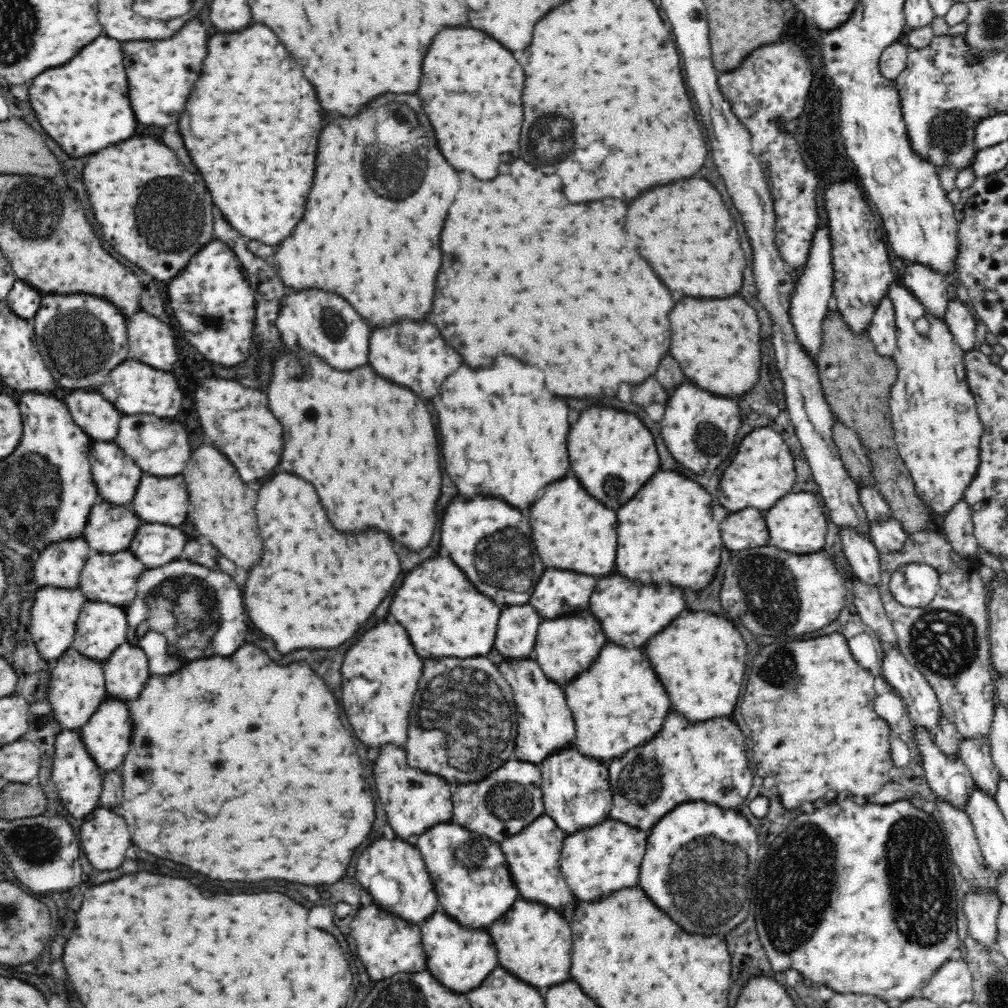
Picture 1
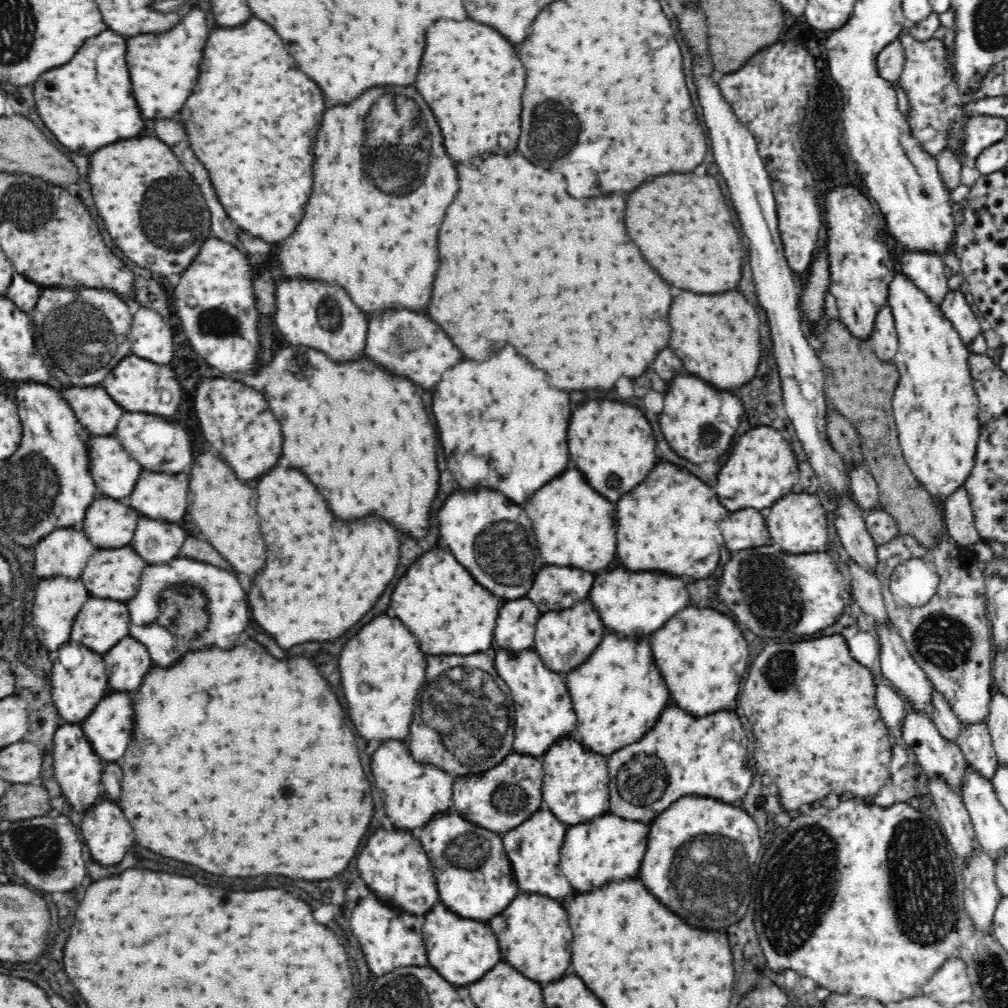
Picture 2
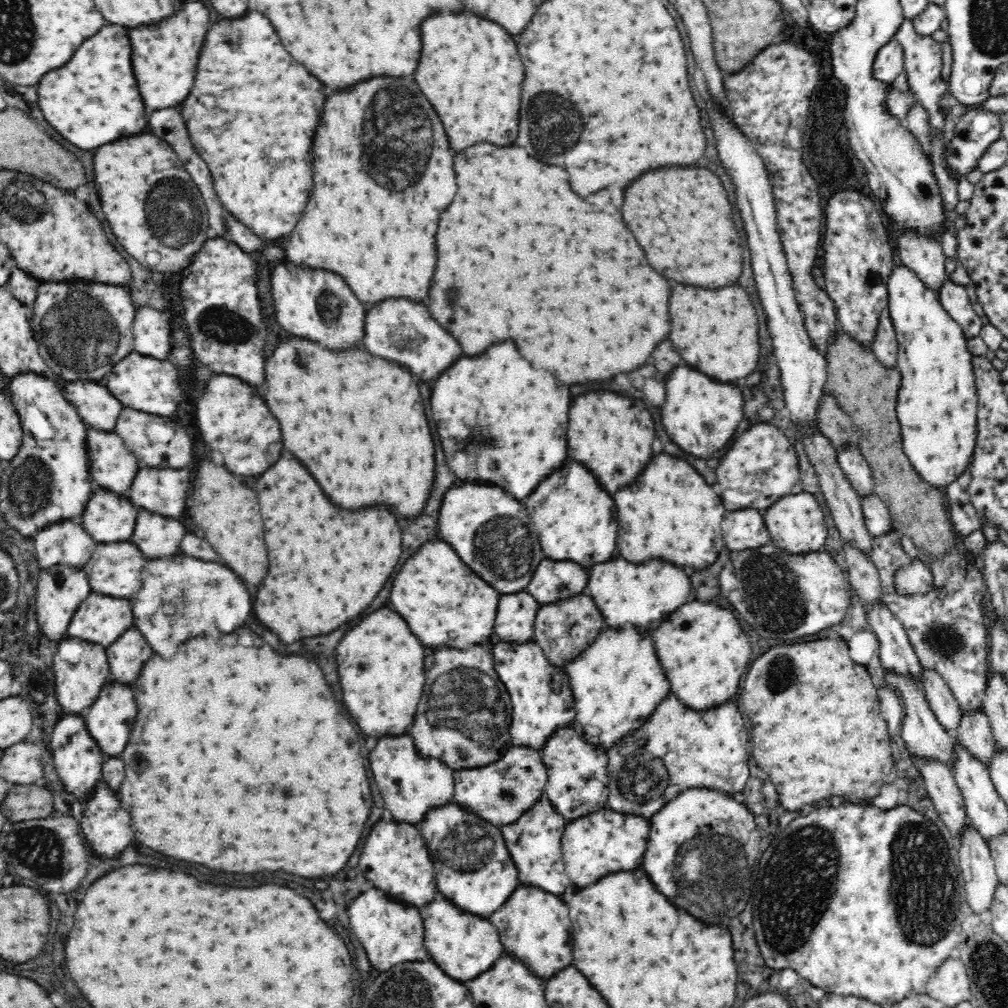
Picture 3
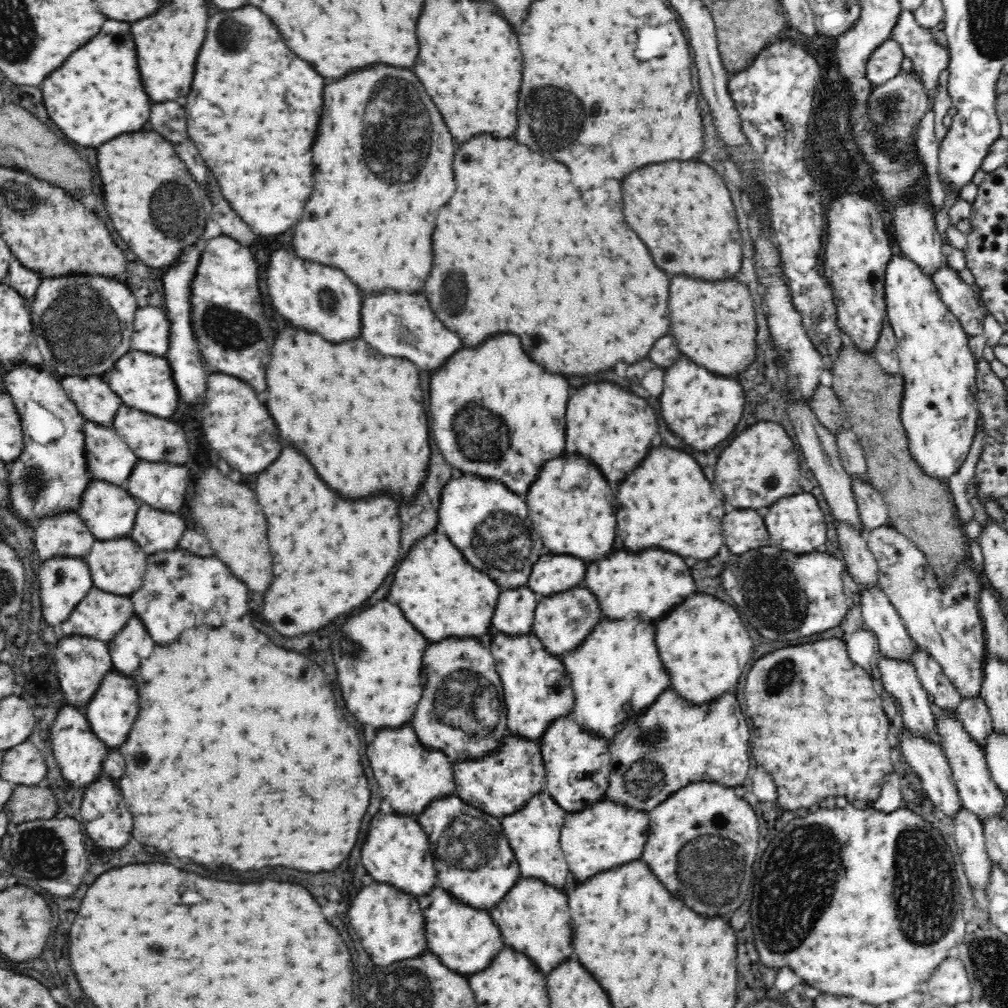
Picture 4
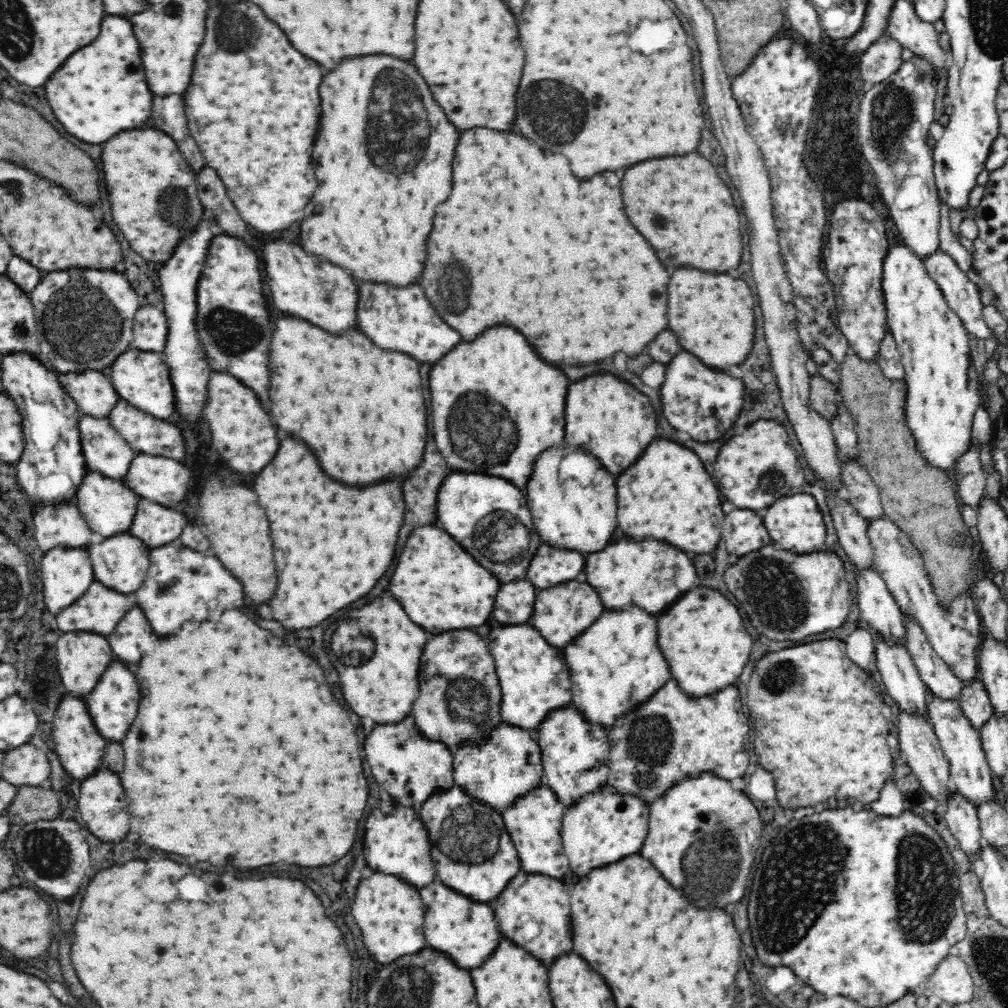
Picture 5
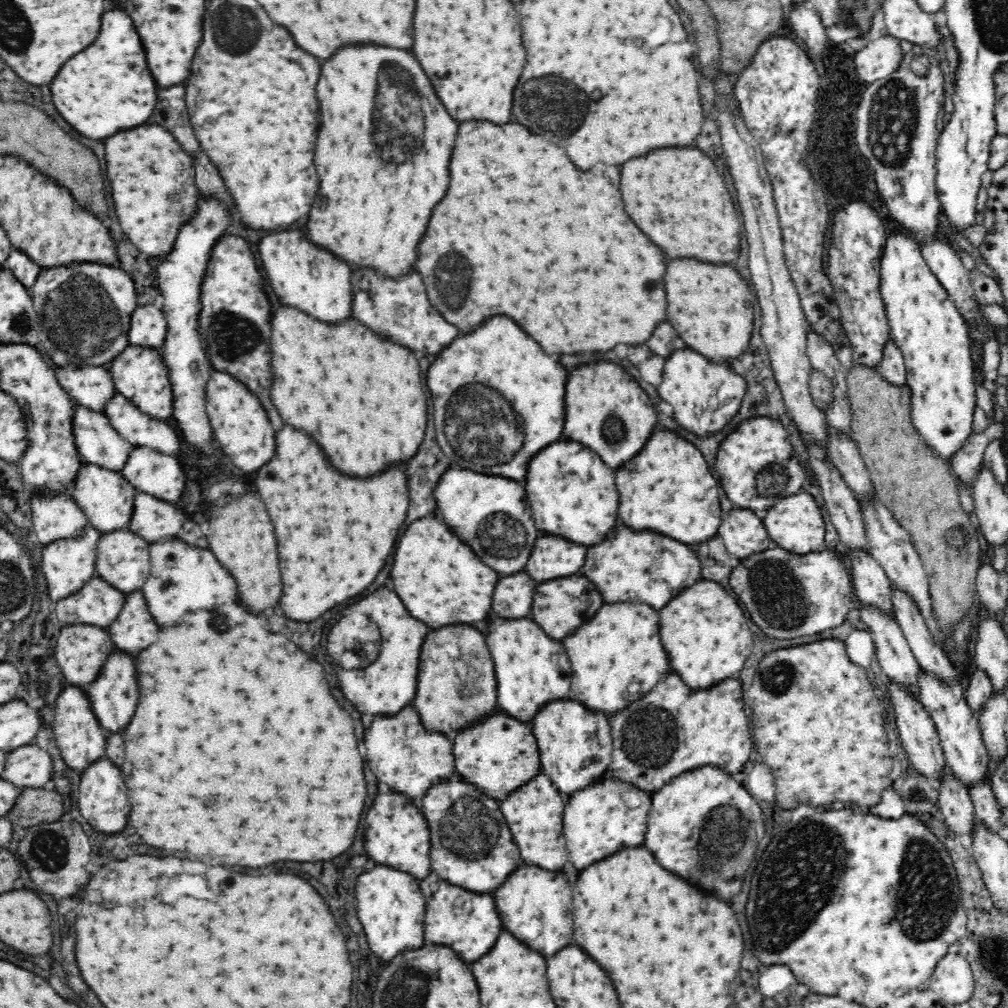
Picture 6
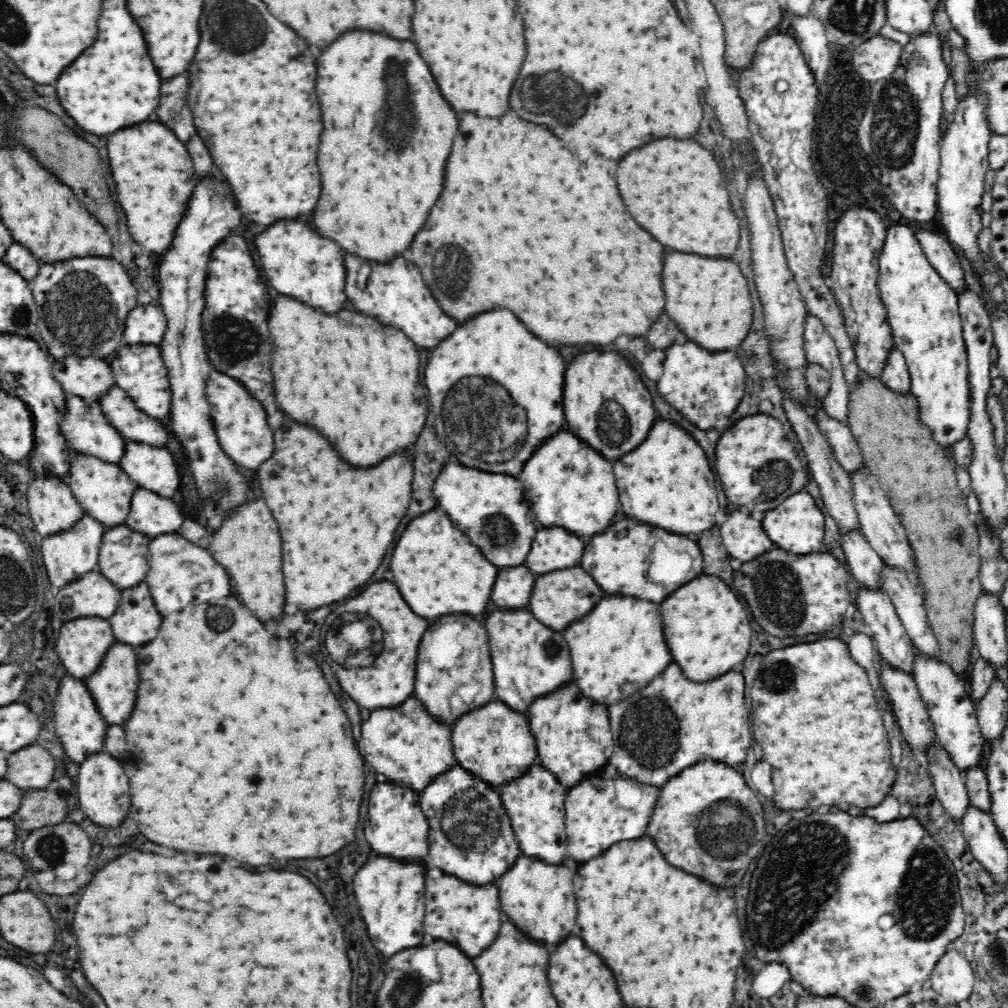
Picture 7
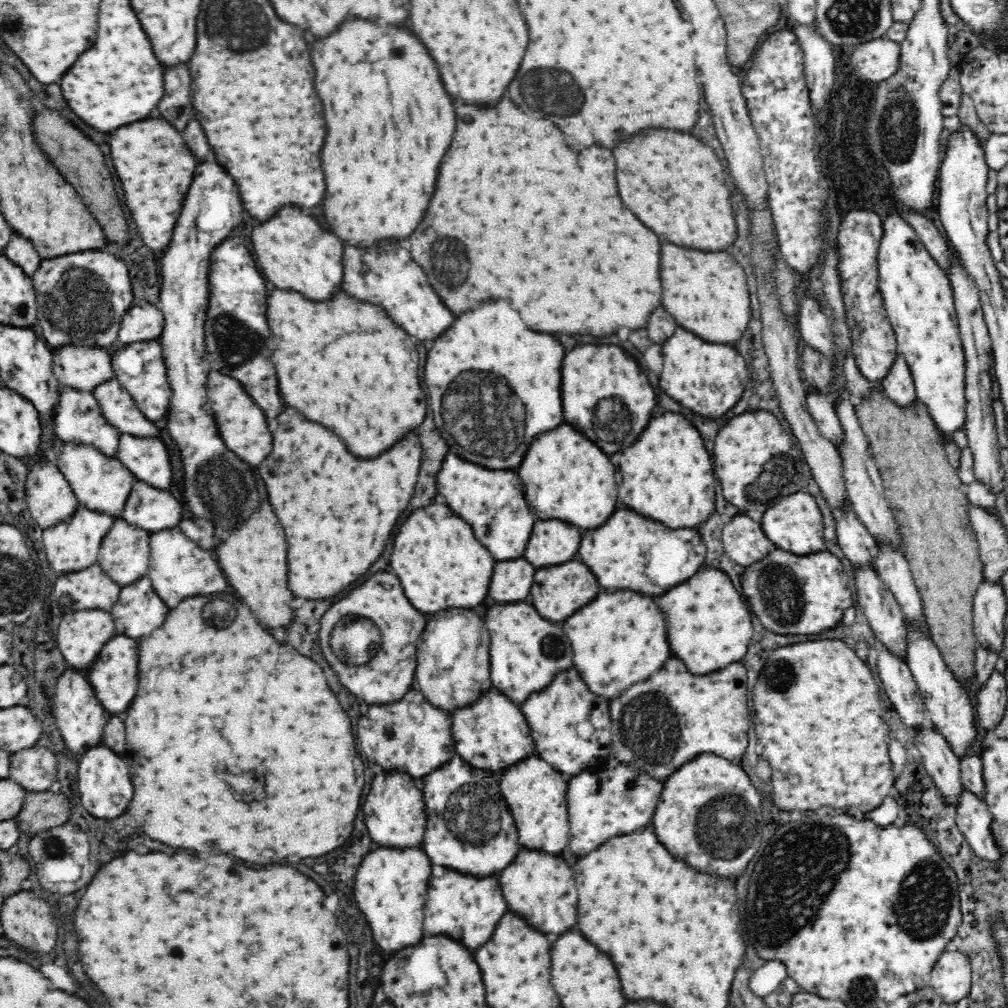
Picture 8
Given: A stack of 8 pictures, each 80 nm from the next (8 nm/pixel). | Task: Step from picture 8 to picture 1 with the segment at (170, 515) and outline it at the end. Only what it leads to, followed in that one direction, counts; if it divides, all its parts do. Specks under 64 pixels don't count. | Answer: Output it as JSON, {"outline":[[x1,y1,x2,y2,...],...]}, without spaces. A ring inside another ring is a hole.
{"outline":[[144,523,134,535,128,550,147,569,155,569,180,559,186,536,172,526]]}

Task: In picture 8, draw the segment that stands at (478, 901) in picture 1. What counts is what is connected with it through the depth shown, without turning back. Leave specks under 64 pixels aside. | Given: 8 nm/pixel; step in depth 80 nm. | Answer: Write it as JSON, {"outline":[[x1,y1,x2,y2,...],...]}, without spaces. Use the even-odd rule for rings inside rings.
{"outline":[[456,754,442,768,422,778,427,816,424,851,432,864,476,878,498,874,521,850,518,831,496,775,472,767]]}

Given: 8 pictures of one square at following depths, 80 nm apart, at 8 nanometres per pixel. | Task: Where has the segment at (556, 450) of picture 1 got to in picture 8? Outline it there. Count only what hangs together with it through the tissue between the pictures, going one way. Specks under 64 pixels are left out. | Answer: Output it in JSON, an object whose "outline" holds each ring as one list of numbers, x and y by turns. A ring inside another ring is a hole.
{"outline":[[506,300,486,302,476,310,460,314,452,328,432,344,424,370,424,384,436,384,436,390,428,390,430,408,436,428,442,432,450,450,490,470,512,470,520,466,530,446,528,442,564,422,560,402,562,360,564,350,560,342,550,334,528,330,520,314]]}

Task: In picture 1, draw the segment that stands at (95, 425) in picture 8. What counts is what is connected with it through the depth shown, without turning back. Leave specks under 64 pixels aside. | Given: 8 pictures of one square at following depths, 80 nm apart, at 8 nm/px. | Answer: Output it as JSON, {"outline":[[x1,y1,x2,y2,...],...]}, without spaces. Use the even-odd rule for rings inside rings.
{"outline":[[92,442,91,473,100,500,130,506,141,481,142,469,114,442]]}

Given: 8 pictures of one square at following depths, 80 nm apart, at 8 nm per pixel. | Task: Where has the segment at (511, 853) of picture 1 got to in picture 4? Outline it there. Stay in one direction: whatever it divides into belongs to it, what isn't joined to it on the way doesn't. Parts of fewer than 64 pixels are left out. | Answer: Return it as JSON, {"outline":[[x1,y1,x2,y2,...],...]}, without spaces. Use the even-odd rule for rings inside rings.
{"outline":[[546,791,532,796,519,811,501,818,502,830,519,864,520,877,536,878,550,886,564,888,568,880,568,863,560,844,567,812]]}

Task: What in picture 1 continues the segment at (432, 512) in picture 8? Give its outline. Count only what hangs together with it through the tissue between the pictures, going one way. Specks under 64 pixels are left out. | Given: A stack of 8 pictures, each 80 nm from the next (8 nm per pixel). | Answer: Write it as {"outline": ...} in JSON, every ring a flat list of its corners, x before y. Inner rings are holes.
{"outline":[[432,558,412,570,398,588,390,614,406,628,422,658,494,656,496,624,501,610,482,596,450,558]]}

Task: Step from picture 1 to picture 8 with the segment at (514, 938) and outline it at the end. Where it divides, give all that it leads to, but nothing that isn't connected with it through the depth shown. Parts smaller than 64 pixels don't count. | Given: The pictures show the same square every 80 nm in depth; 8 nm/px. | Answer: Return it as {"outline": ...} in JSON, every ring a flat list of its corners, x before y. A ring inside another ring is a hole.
{"outline":[[522,848,510,866,500,872,500,886,508,908,514,914,520,914,528,924,536,926,536,930,540,930,542,934,560,936,574,928,578,894,574,886,574,872,562,860,561,855,552,856,544,851]]}

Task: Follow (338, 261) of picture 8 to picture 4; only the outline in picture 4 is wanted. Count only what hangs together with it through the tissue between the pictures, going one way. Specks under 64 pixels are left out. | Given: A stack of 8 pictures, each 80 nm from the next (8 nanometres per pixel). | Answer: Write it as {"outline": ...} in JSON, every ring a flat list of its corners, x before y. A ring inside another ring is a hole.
{"outline":[[278,250,268,266,268,292,276,312,298,330,318,332,324,340,336,344,360,336,362,296,342,270,304,262,292,250]]}

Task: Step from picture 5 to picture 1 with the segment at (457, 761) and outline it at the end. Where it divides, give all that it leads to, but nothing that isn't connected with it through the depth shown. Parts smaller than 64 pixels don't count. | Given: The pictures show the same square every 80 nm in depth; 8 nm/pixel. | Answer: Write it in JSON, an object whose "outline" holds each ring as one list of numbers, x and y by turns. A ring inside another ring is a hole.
{"outline":[[510,758,488,778,474,784,458,785,453,788,452,823,480,836,501,843,531,825,545,814,541,789,542,773,540,765]]}

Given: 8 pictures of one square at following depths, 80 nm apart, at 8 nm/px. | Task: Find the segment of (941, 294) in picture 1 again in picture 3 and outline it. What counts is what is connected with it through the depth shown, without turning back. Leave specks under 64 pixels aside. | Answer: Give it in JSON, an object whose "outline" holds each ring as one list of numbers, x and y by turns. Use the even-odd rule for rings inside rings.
{"outline":[[908,229,901,232,898,252,901,264,916,273,926,288,939,294,942,285,948,280,944,272,947,259,940,242]]}

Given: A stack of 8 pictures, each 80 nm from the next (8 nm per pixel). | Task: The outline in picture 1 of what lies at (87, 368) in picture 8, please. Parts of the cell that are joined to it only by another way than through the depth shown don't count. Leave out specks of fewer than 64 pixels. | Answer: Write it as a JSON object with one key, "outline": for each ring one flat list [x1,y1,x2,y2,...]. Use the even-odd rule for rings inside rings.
{"outline":[[84,389,71,390,64,398,66,406,70,408,72,420,91,440,106,440,112,442,118,432,120,412,106,402,96,392,84,392]]}

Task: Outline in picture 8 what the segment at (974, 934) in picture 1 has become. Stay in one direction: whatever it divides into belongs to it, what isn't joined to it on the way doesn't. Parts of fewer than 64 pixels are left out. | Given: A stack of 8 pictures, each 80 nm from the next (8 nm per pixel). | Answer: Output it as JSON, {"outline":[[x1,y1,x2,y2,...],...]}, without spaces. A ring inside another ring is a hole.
{"outline":[[933,726,922,727,914,738,915,748,923,758,925,769,940,791,942,799,953,810,964,790,960,759,954,755,946,739,936,732]]}

